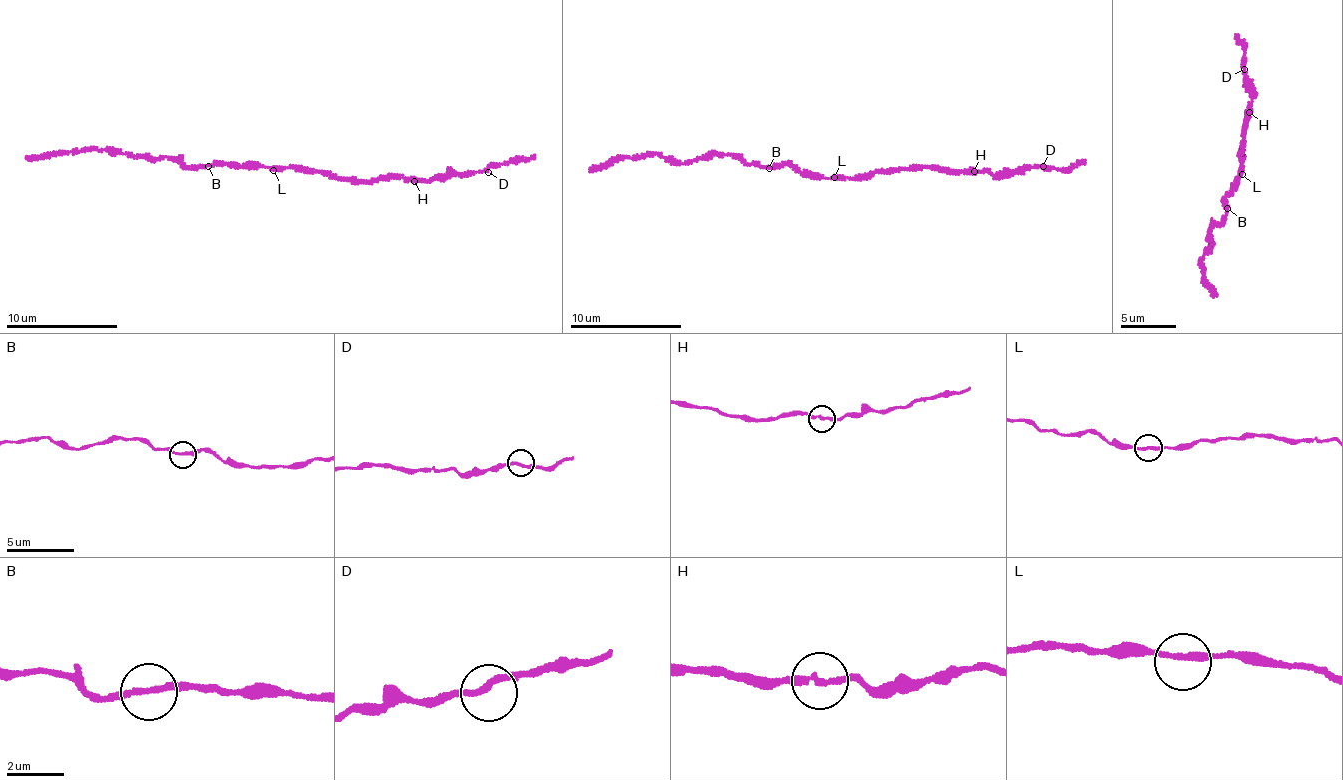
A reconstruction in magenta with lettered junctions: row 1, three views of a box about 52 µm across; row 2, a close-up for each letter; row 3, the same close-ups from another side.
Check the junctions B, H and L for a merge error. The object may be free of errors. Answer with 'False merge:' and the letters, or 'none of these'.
False merge: none of these

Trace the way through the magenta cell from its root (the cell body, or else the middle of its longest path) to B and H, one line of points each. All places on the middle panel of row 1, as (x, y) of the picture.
B: (834, 176), (804, 176), (791, 165), (774, 164), (769, 168)
H: (834, 176), (867, 179), (876, 172), (915, 170), (919, 167), (973, 170)

